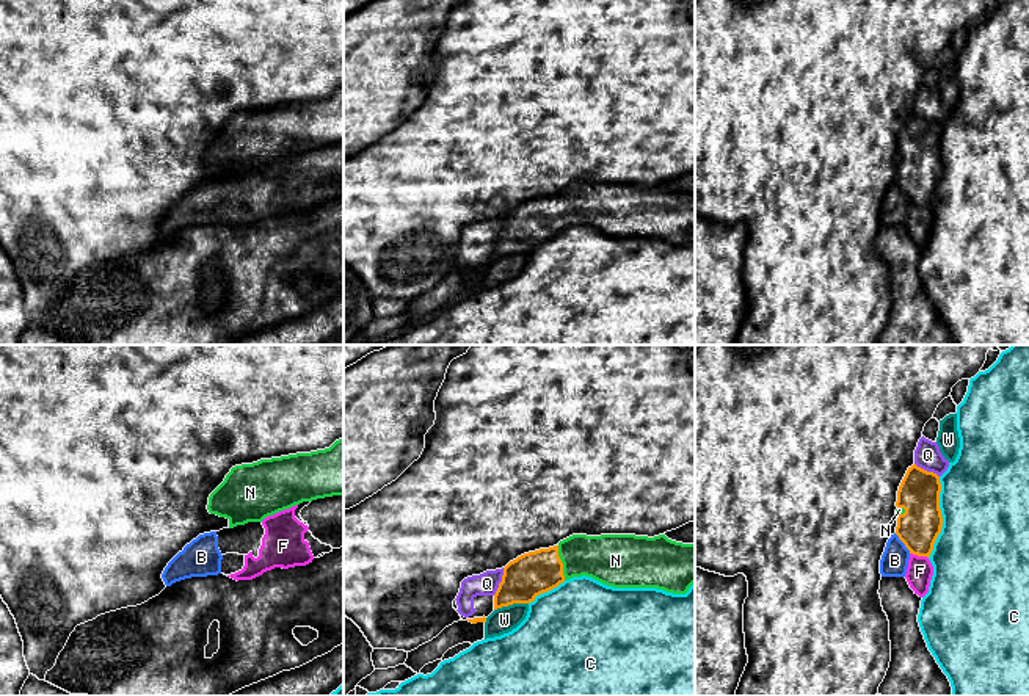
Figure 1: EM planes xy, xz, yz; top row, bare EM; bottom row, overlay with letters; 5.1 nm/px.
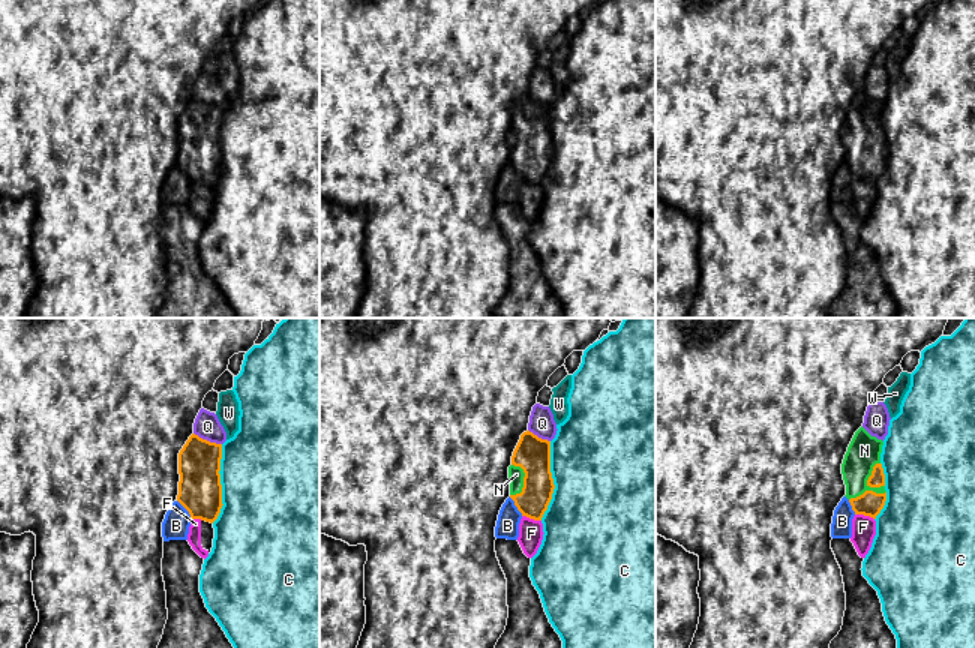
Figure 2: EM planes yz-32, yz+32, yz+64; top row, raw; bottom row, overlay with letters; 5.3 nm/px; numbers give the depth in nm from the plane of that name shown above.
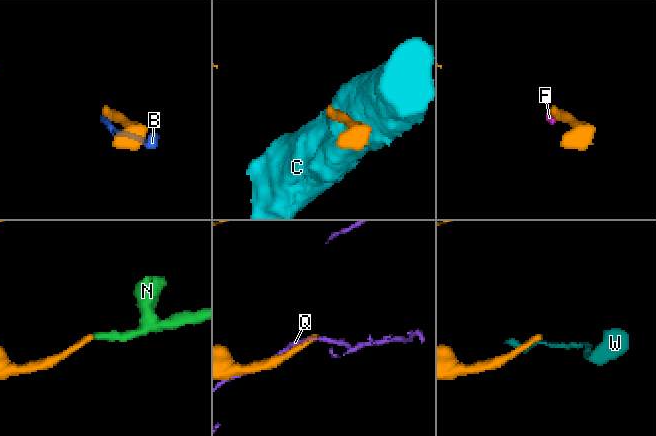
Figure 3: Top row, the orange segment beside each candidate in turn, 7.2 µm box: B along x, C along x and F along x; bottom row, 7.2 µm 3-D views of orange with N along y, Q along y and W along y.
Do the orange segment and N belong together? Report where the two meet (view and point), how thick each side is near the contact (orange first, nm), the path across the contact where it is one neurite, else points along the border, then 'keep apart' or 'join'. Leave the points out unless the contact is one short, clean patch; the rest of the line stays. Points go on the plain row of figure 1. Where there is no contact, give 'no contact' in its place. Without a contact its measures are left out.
xz (562, 212) | 220/260 nm | join

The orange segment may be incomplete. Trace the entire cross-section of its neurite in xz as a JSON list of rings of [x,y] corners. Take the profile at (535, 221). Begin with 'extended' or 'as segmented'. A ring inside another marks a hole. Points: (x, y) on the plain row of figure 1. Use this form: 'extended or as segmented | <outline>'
extended | [[[573,183],[557,194],[524,202],[504,216],[494,243],[494,259],[513,252],[530,252],[536,245],[557,237],[573,226],[591,226],[613,237],[657,237],[685,243],[695,232],[695,193],[682,193],[665,183]]]

